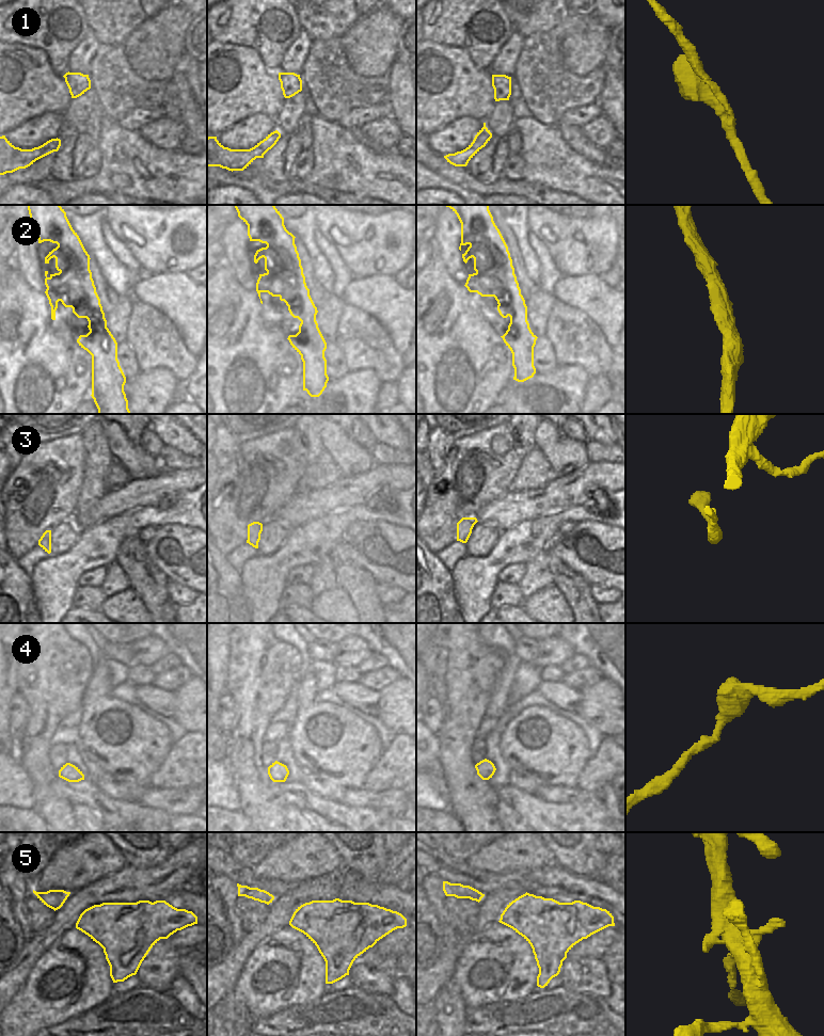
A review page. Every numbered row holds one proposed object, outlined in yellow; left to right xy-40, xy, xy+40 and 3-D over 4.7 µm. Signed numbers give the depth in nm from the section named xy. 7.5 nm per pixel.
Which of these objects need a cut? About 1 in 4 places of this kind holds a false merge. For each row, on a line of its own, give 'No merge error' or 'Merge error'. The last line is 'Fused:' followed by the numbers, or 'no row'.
1: No merge error
2: No merge error
3: No merge error
4: No merge error
5: No merge error
Fused: no row.

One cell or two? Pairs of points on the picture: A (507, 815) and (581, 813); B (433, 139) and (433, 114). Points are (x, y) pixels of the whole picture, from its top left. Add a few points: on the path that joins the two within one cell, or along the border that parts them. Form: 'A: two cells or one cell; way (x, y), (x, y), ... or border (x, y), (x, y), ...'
A: two cells; border (498, 800), (507, 803), (524, 821)
B: two cells; border (456, 120), (427, 136)

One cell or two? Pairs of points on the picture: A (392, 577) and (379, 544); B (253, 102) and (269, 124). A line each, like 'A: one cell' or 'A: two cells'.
A: one cell
B: two cells

